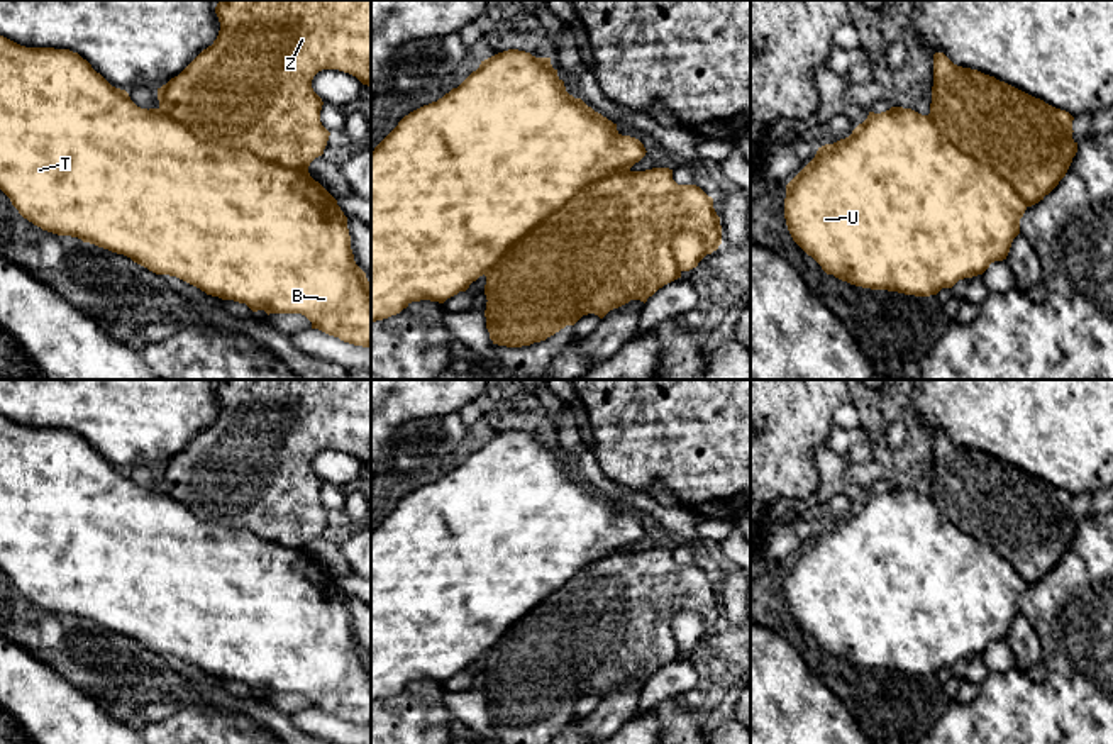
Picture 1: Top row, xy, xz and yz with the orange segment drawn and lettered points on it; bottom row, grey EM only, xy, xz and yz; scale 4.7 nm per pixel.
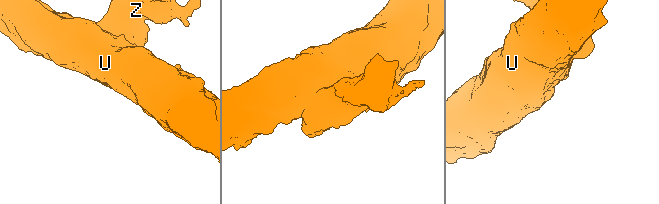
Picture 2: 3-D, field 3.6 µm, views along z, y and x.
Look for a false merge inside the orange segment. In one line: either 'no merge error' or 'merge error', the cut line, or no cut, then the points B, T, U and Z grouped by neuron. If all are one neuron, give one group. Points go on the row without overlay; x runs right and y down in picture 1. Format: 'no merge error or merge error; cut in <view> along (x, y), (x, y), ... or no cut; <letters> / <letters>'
merge error; cut in xy along (158, 488), (202, 519), (243, 527), (278, 544), (307, 549); B T U / Z

